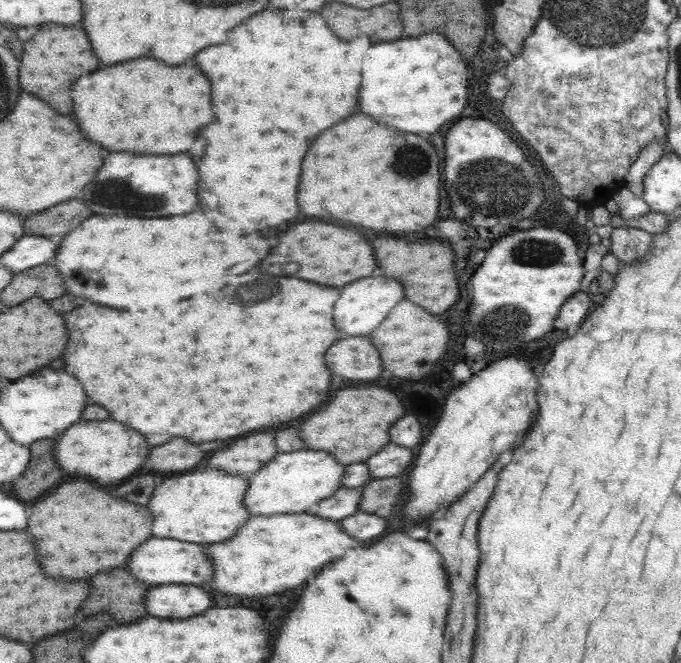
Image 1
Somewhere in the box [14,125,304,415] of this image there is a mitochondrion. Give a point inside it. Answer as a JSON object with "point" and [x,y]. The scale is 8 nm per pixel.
{"point":[114,191]}

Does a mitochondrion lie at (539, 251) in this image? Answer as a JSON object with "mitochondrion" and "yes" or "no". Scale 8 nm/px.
{"mitochondrion":"yes"}

